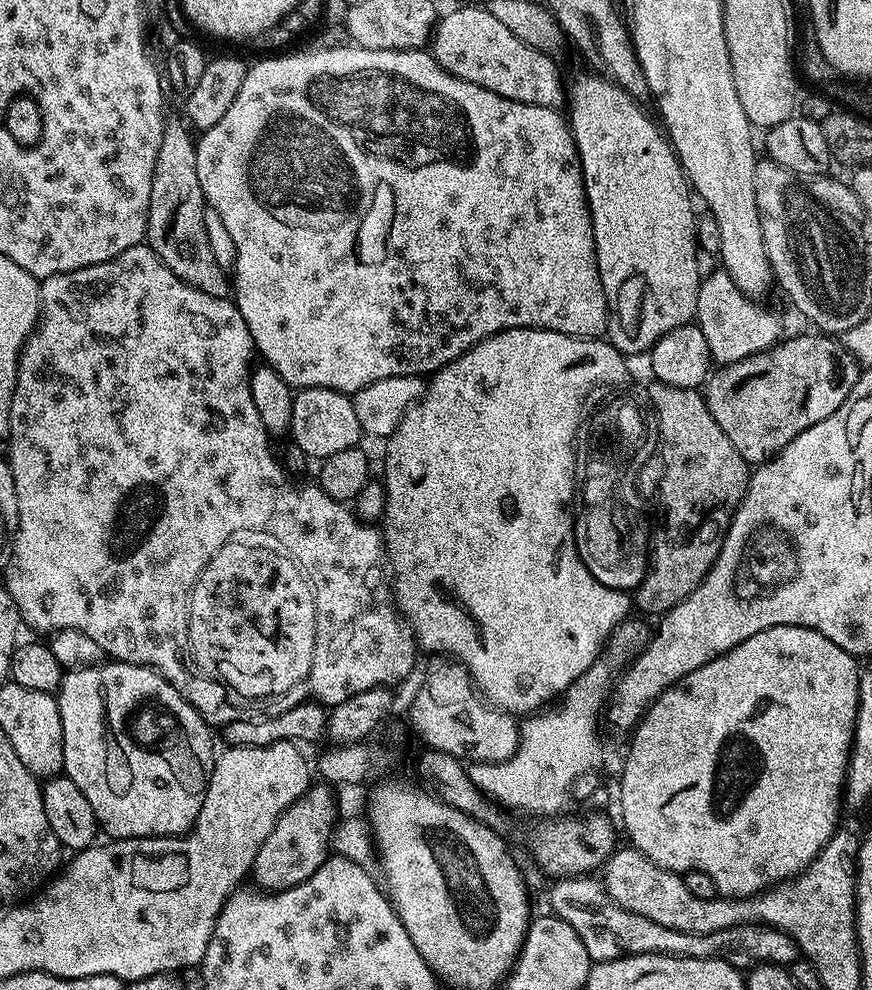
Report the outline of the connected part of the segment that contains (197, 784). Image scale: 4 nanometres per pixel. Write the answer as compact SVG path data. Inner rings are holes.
M97 662L87 666L74 668L64 673L64 681L58 689L58 703L60 706L60 717L62 718L62 742L64 743L64 771L63 775L68 776L86 794L86 802L96 815L96 823L101 829L109 833L109 837L125 840L126 838L142 838L143 836L182 836L189 832L202 810L204 795L208 789L208 777L214 763L214 751L212 752L212 731L213 729L199 716L182 698L182 694L176 687L157 672L155 668L147 664L121 664L119 662Z

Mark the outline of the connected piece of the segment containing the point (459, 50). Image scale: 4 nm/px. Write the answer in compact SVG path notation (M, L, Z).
M487 7L456 8L439 17L430 51L452 76L482 86L507 100L559 109L562 104L560 72L549 53L531 48L502 25Z

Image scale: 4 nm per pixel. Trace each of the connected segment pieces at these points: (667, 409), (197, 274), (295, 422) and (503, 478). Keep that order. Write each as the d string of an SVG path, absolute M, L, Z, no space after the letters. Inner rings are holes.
M652 382L646 396L658 421L658 456L664 459L659 503L670 506L670 510L682 518L688 518L690 512L694 518L706 504L743 500L750 479L750 465L734 450L734 442L722 434L722 426L714 422L703 391Z
M169 123L165 127L158 162L154 162L146 240L160 255L162 262L166 262L166 266L170 266L170 270L182 278L182 282L202 290L202 294L222 300L229 295L230 276L222 266L218 266L218 262L214 262L210 238L206 238L206 201L202 194L202 182L198 182L196 140L191 136L193 133L181 124Z
M301 388L292 397L290 437L308 456L327 458L338 450L355 448L361 443L362 431L351 395L329 388Z
M507 328L504 332L496 332L494 335L486 337L482 342L473 344L472 348L463 352L457 360L451 360L445 368L439 368L431 377L432 385L430 383L427 385L426 391L420 396L418 402L412 404L411 408L401 418L400 425L393 430L391 436L387 437L385 444L388 445L384 448L384 476L382 475L382 483L386 490L386 510L382 517L382 535L384 537L386 556L390 561L390 572L394 577L394 599L399 611L403 613L407 623L414 629L421 649L429 648L429 653L432 654L451 654L467 668L477 689L493 705L499 706L505 712L521 714L520 712L533 711L532 713L535 713L547 705L544 704L547 700L552 700L555 696L557 699L576 681L577 677L582 675L594 663L596 657L602 651L602 645L609 636L616 632L618 622L625 620L631 613L628 611L633 611L634 600L627 591L602 586L602 583L598 582L598 578L594 578L594 574L590 574L586 564L580 564L580 560L576 560L576 548L572 548L572 531L574 529L568 528L568 512L565 509L565 504L568 504L568 495L572 493L572 424L576 421L576 400L580 400L580 392L584 392L584 388L588 384L592 384L592 380L604 380L608 376L618 373L625 376L630 370L630 365L624 360L627 360L625 353L620 352L611 342L604 338L567 336L561 332L551 332L545 328Z

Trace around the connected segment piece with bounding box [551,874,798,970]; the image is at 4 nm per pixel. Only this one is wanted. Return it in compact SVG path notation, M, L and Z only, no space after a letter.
M581 874L557 879L553 883L556 885L552 888L551 908L560 919L574 926L574 934L582 938L582 946L586 946L586 954L590 954L594 962L615 960L619 955L641 956L657 952L663 956L724 960L736 968L748 970L760 964L791 966L798 958L798 949L791 936L777 928L769 928L767 924L736 924L710 934L658 926L658 922L650 922L650 918L642 918L616 903L603 883L594 877Z

